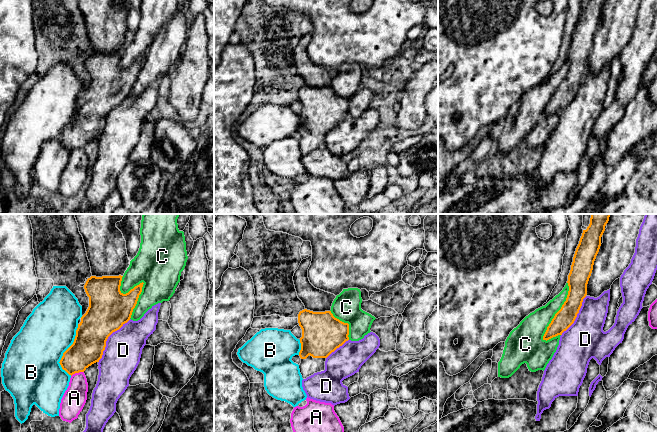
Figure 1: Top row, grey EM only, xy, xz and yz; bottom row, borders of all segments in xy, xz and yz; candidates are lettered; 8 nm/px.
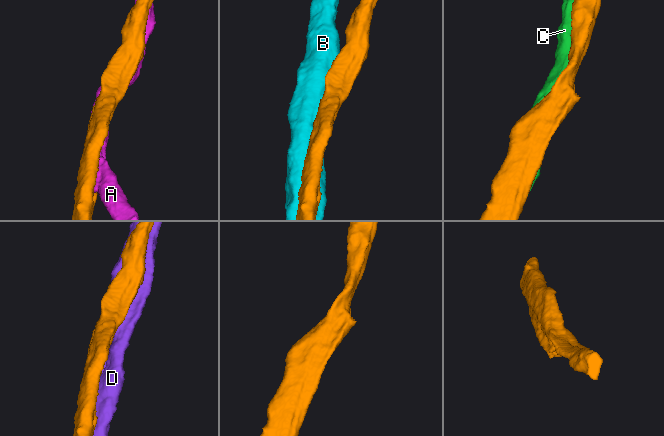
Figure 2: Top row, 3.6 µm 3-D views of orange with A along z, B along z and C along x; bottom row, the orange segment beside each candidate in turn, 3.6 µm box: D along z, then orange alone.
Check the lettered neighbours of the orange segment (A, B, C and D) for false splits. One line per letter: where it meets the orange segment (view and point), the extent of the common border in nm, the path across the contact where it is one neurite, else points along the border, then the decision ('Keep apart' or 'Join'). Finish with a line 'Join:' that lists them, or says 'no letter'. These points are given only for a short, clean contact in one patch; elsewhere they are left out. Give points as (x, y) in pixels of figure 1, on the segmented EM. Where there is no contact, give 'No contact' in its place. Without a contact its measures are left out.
A: Touches orange at xy (77, 372). Shared border 110 nm. Keep apart
B: Touches orange at xy (66, 350). Shared border 420 nm. Keep apart
C: Touches orange at xy (141, 283). Shared border 360 nm. Keep apart
D: Touches orange at xy (107, 338). Shared border 440 nm. Keep apart
Join: no letter

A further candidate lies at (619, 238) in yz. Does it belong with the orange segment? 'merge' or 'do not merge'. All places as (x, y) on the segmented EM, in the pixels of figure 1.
merge

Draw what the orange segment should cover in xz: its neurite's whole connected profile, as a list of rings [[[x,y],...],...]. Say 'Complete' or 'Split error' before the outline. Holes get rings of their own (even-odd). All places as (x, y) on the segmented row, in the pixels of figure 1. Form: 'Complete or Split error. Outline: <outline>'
Split error. Outline: [[[307,309],[299,312],[298,323],[302,329],[299,369],[306,379],[324,371],[326,358],[349,340],[349,324],[335,318],[331,311]]]

